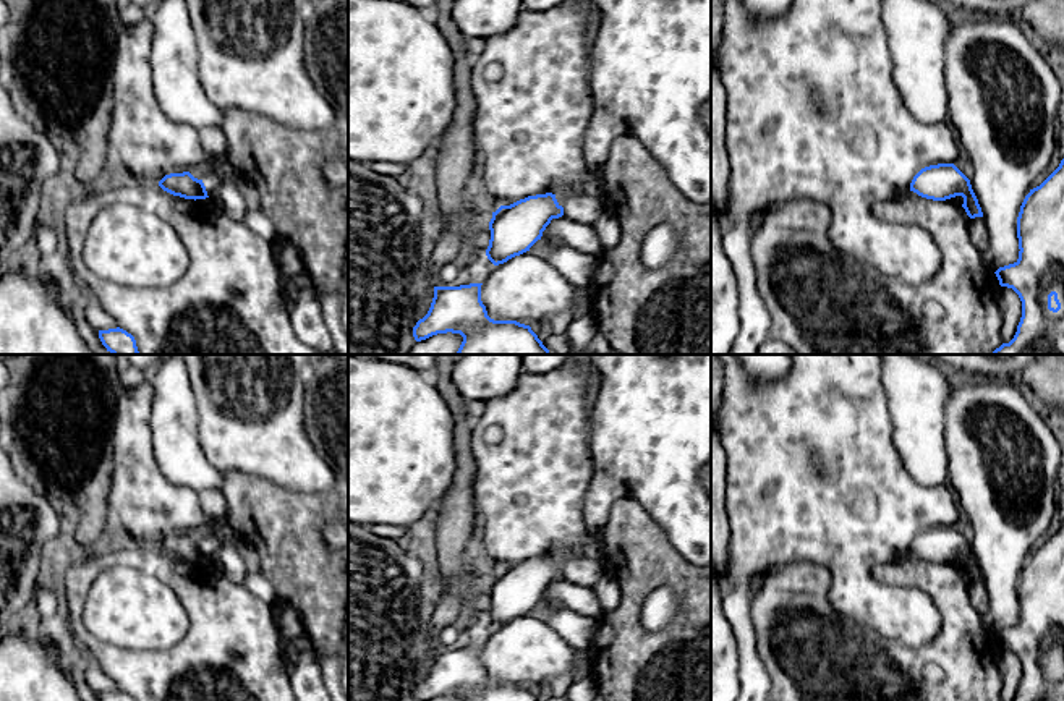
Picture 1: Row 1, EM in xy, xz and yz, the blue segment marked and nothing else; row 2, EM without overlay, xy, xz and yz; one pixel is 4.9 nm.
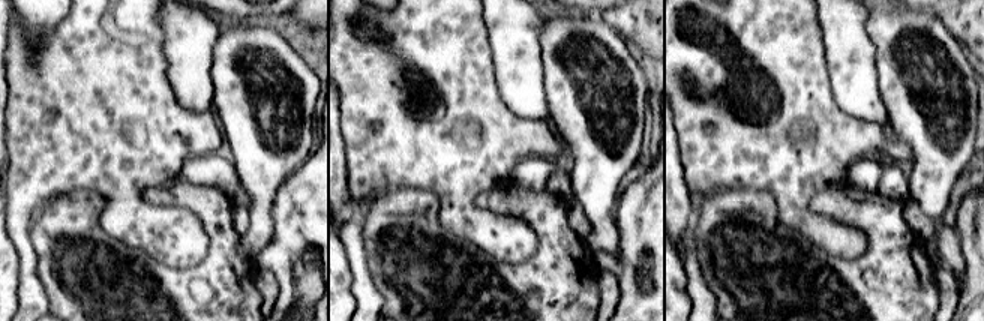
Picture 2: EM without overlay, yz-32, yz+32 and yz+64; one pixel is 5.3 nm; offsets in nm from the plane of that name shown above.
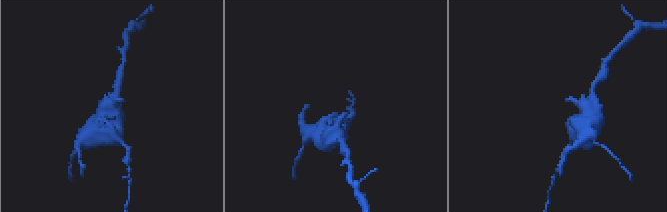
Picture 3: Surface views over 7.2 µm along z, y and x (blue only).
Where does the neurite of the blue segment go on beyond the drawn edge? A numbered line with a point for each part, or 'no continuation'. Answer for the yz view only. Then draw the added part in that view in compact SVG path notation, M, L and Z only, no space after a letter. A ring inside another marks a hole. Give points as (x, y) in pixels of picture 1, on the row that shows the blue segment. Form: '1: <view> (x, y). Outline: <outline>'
no continuation

